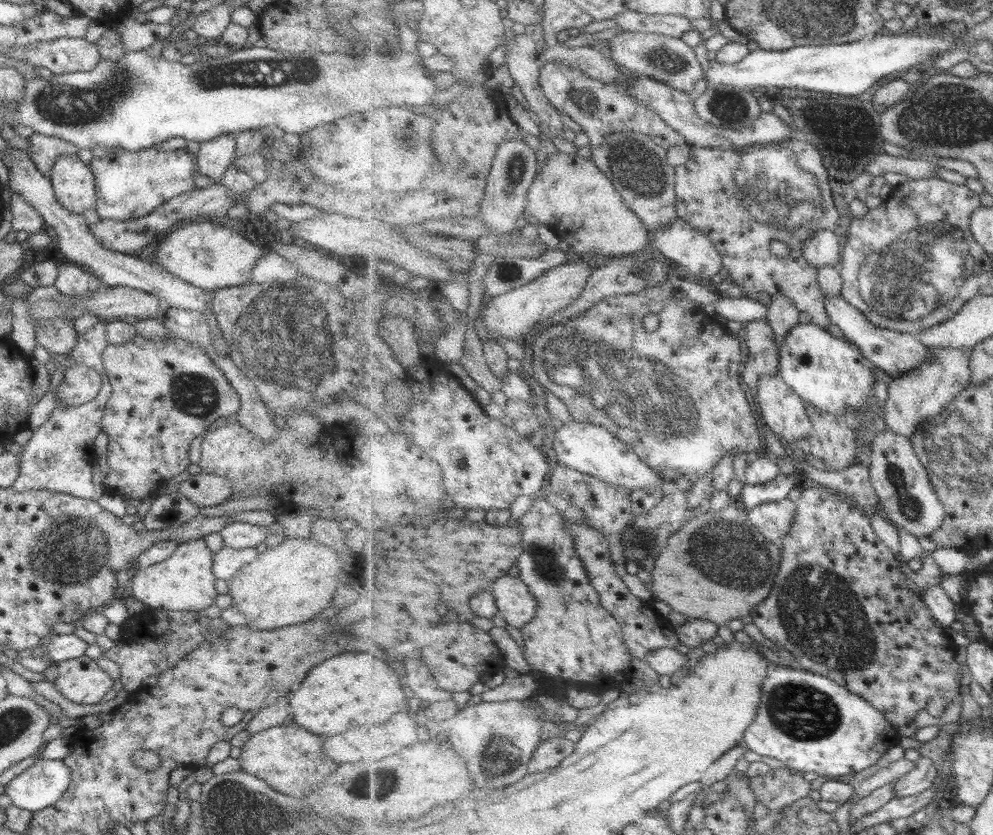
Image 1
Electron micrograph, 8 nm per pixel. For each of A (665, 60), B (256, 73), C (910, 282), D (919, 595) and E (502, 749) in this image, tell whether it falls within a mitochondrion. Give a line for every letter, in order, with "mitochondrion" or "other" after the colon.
A: mitochondrion
B: mitochondrion
C: mitochondrion
D: other
E: mitochondrion

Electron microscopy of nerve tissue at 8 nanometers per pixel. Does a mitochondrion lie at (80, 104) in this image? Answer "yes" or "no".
yes

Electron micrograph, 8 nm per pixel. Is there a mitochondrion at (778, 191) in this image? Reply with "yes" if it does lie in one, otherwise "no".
yes

